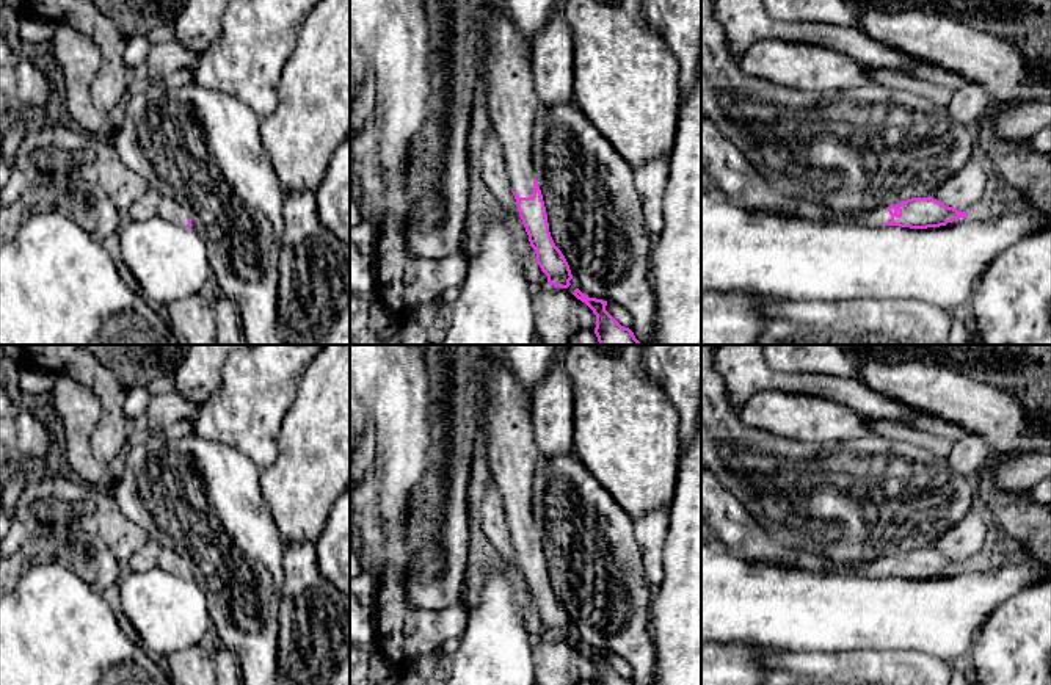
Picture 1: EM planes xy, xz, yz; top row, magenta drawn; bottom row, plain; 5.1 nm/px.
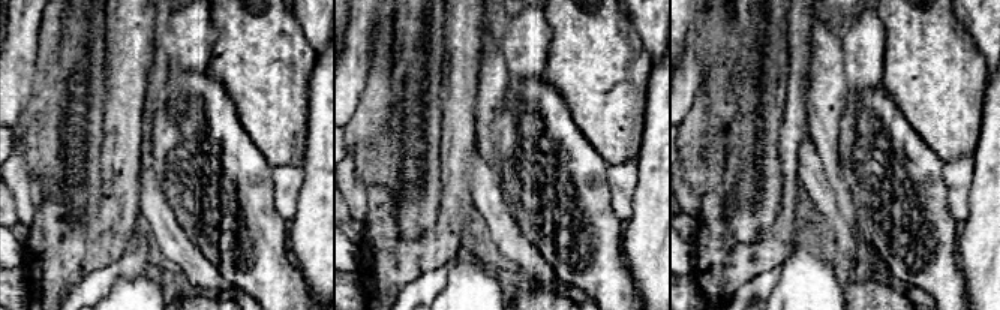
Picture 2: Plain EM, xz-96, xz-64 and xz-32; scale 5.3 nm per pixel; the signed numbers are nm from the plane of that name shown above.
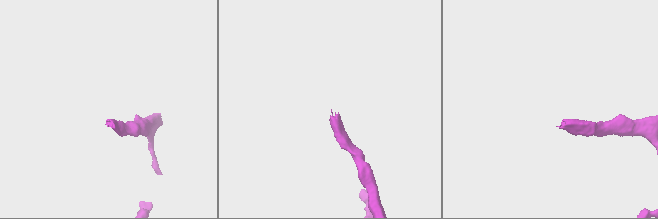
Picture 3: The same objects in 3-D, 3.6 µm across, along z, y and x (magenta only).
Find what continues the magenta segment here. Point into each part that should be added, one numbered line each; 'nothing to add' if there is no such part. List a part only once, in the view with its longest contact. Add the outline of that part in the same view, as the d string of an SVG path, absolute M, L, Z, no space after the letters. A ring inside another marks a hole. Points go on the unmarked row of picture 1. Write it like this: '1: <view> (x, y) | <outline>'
1: xz (510, 438) | M502 353L489 359L486 371L486 378L480 379L480 387L486 392L486 408L483 412L486 415L485 436L491 477L502 495L513 542L516 542L519 549L532 549L533 531L536 530L530 505L532 478L535 466L540 461L540 451L535 444L535 429L532 426L532 403L524 389L515 379Z

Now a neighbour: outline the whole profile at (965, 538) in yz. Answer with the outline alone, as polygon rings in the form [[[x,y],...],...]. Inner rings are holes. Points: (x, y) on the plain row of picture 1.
[[[969,511],[949,531],[940,536],[932,549],[958,563],[969,563],[980,550],[987,536],[985,519]]]

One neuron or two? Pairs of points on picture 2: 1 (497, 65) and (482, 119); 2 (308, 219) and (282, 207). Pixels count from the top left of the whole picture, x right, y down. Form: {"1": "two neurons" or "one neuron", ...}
{"1": "one neuron", "2": "two neurons"}

